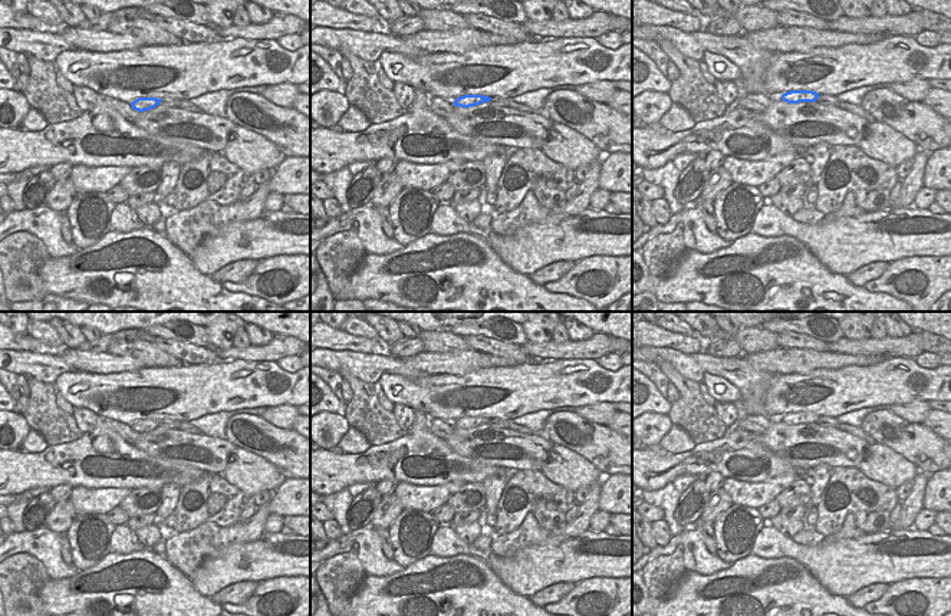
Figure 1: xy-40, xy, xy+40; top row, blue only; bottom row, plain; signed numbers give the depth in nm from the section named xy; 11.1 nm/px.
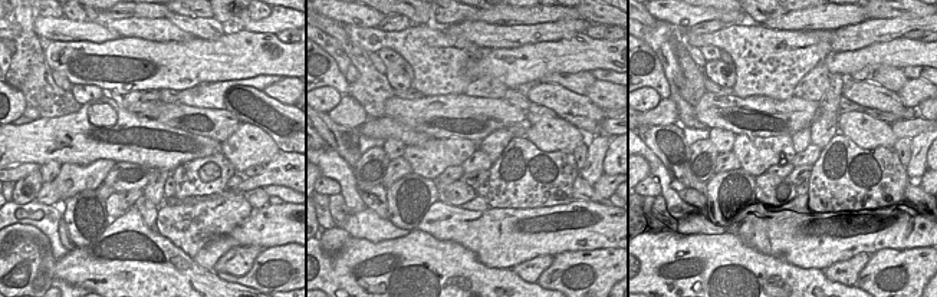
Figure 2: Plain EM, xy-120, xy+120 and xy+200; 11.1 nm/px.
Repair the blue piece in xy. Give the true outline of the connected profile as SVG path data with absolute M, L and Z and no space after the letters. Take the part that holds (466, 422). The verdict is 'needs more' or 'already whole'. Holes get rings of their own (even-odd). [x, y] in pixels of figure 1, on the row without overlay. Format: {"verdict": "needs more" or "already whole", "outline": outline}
{"verdict": "already whole", "outline": "M464 416L460 418L454 422L454 428L461 428L461 429L470 429L470 428L476 428L480 426L483 424L490 424L491 419L488 418L481 418L481 416Z"}

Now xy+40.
{"verdict": "already whole", "outline": "M790 412L781 416L781 422L787 425L799 425L799 424L816 424L819 415L813 412Z"}

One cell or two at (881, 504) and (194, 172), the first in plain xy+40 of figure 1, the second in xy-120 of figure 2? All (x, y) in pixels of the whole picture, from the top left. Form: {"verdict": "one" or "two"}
{"verdict": "one"}

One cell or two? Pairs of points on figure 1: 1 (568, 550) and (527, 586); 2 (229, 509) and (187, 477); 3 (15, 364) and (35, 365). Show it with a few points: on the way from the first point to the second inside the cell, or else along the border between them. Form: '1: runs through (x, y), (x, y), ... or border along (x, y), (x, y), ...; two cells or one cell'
1: runs through (558, 559), (537, 576); one cell
2: border along (206, 473), (181, 488); two cells
3: runs through (19, 364), (30, 364); one cell

